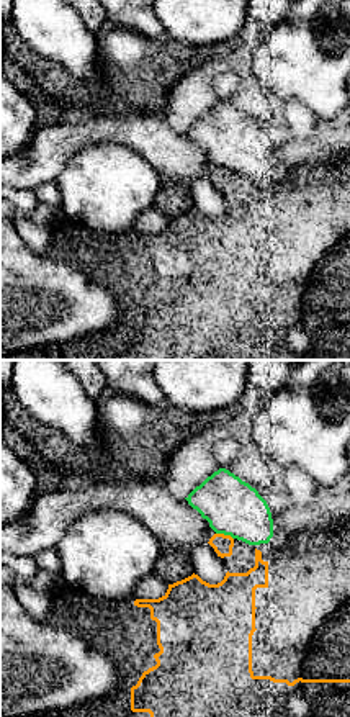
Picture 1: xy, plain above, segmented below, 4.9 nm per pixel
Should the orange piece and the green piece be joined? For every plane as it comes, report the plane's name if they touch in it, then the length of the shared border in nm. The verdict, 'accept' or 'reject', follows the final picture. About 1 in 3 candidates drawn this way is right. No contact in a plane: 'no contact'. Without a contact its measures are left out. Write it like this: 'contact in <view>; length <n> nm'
contact in xy; length 90 nm

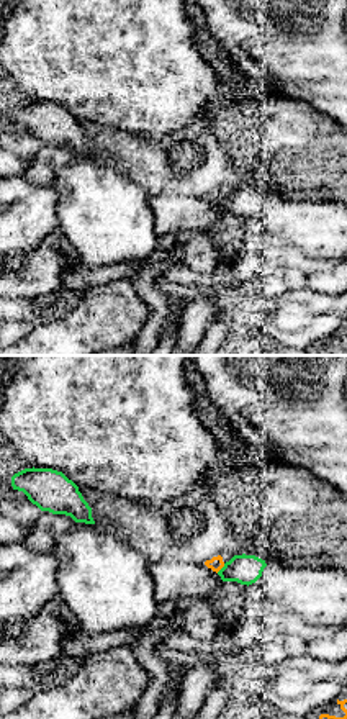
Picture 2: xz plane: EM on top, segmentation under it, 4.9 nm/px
contact in xz; length 60 nm

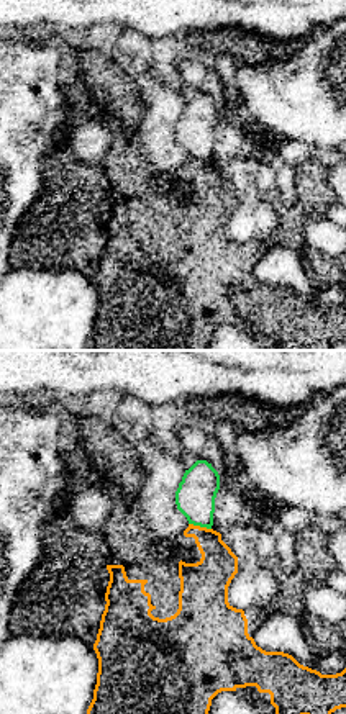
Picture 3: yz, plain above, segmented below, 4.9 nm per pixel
contact in yz; length 120 nm

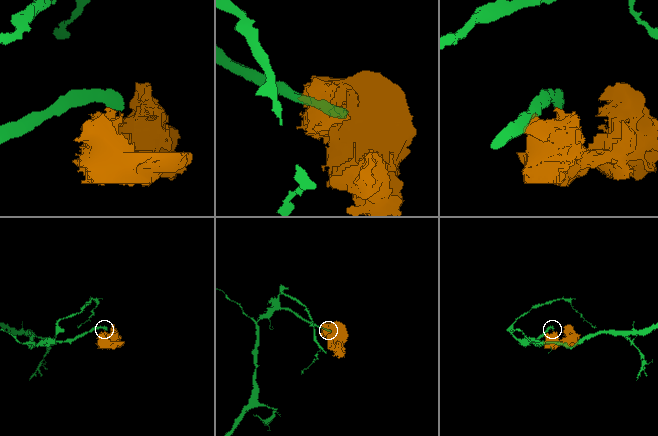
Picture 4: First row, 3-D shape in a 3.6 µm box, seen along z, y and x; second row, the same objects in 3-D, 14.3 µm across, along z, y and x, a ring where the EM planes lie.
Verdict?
reject

